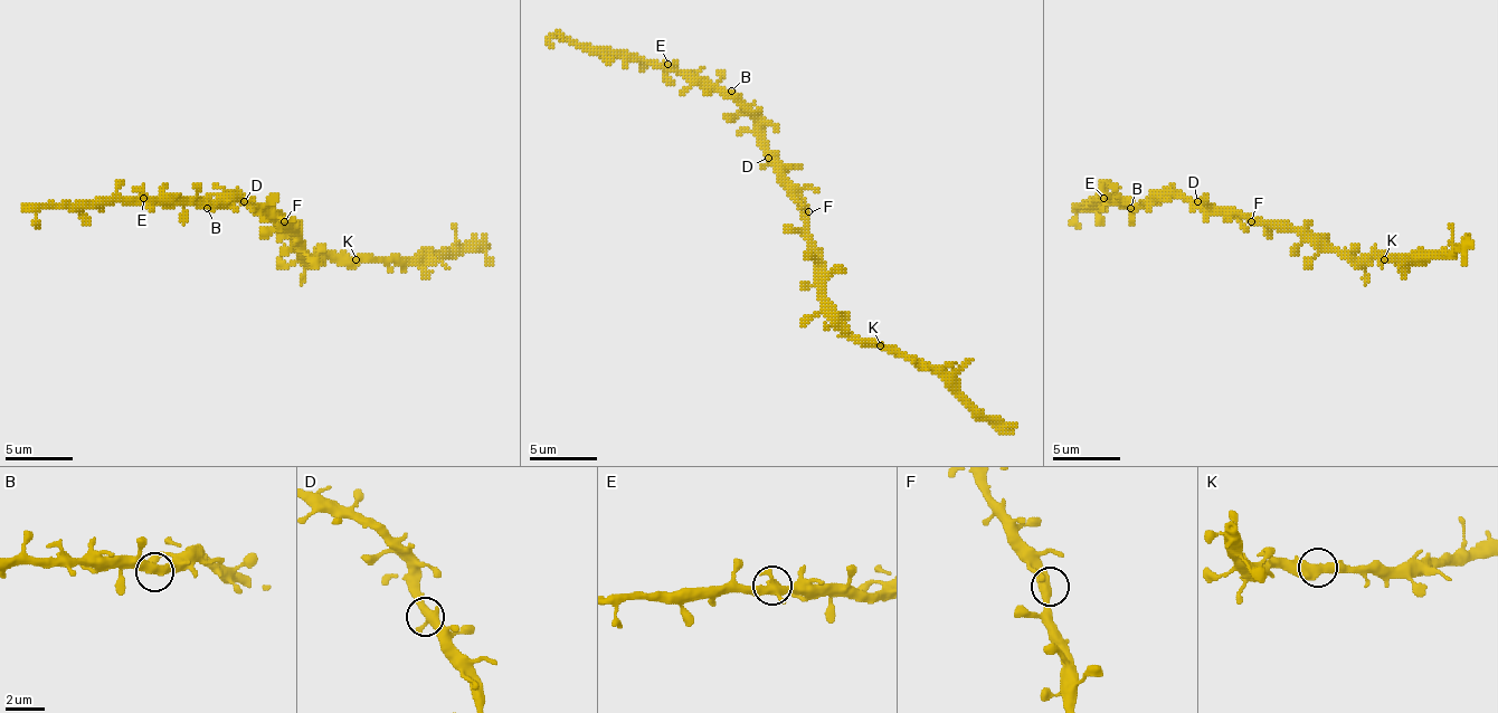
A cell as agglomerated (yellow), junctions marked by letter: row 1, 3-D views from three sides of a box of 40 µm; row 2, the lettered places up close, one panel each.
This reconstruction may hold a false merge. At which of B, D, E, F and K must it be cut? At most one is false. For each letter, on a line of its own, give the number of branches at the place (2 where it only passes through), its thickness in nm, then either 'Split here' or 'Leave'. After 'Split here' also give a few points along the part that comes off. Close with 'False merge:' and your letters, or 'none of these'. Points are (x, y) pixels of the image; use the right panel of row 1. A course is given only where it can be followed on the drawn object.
B: Branches: 2. Thickness 440 nm. Leave
D: Branches: 2. Thickness 440 nm. Leave
E: Branches: 3. Thickness 360 nm. Leave
F: Branches: 2. Thickness 400 nm. Leave
K: Branches: 2. Thickness 460 nm. Leave
False merge: none of these

